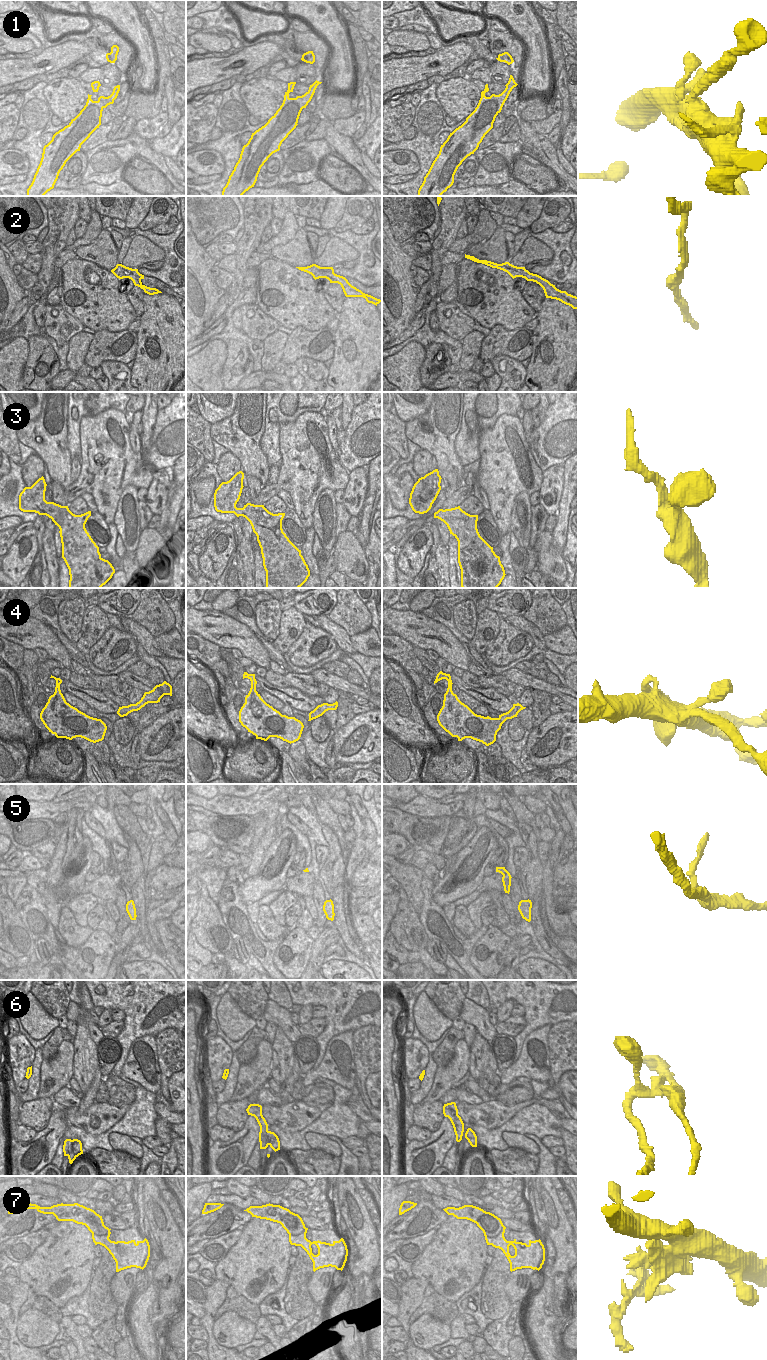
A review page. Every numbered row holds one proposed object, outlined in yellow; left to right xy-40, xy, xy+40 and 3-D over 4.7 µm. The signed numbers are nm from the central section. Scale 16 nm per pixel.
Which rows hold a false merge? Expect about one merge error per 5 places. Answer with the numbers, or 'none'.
6, 7

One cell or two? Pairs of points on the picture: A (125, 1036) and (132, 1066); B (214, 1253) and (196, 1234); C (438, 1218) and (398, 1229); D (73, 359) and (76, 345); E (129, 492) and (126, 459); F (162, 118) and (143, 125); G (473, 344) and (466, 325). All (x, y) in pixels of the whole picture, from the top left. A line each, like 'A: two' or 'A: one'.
A: two
B: two
C: one
D: one
E: two
F: one
G: two

